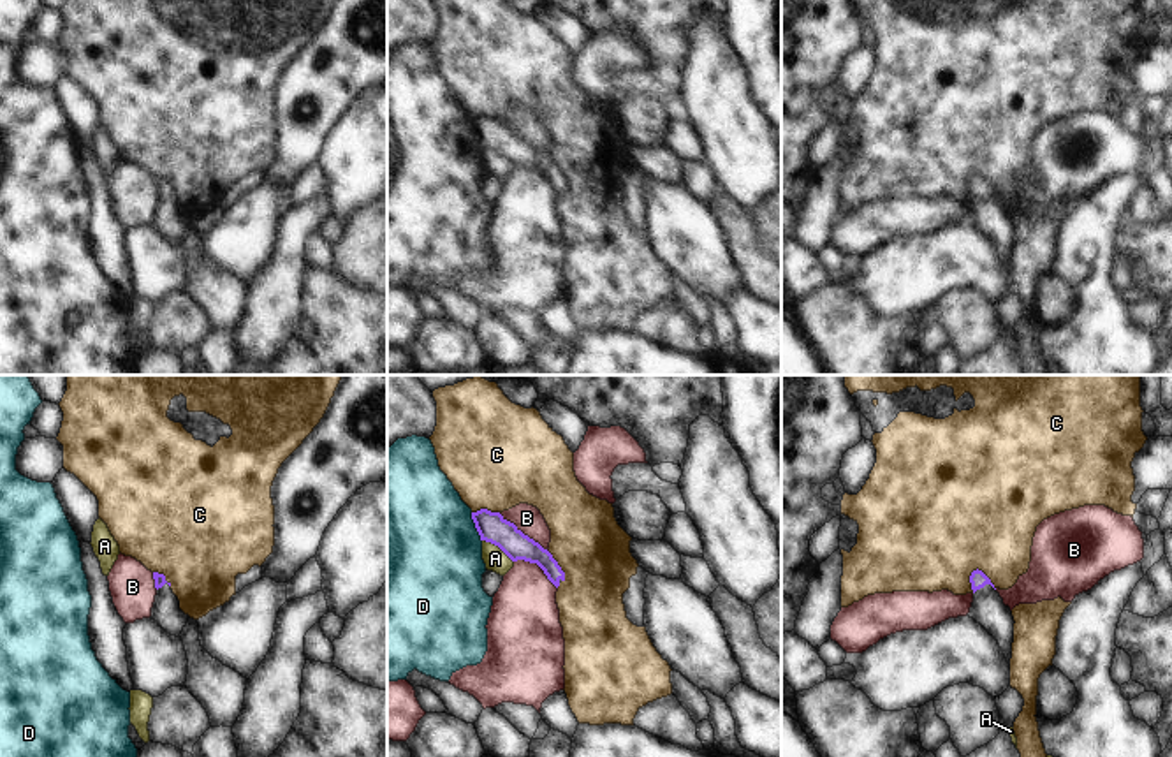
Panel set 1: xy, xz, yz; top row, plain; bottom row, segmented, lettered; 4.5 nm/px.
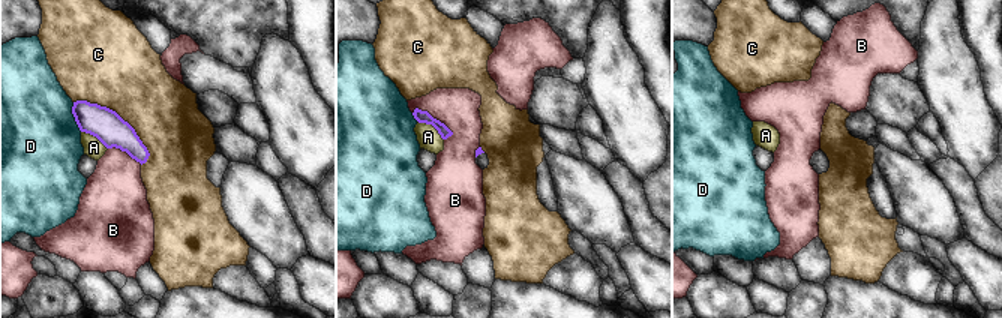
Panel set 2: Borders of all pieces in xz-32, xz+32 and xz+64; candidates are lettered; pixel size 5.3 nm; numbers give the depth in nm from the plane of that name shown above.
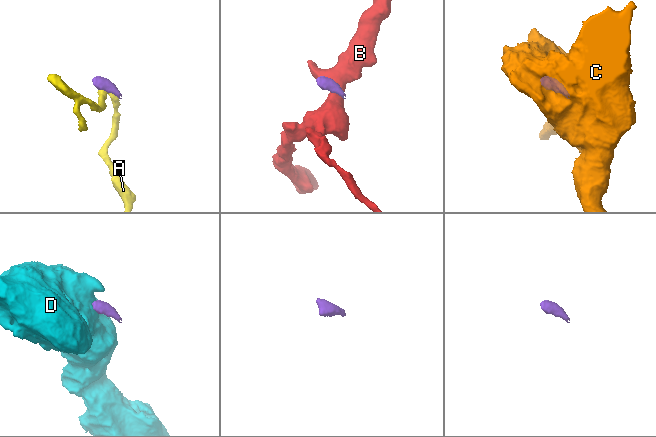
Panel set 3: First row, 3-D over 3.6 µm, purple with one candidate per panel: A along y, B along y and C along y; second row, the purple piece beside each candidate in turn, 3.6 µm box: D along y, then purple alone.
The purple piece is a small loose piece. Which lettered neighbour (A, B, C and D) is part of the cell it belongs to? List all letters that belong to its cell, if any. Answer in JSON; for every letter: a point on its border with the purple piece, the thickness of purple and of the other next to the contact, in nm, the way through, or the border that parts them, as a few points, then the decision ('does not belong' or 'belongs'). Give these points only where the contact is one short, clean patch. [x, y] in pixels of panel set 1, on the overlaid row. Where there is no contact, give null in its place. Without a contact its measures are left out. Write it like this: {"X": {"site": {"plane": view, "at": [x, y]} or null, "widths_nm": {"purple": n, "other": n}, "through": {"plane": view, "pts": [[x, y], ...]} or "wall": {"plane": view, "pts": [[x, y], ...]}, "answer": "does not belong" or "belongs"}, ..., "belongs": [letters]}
{"A": {"site": {"plane": "xz", "at": [498, 546]}, "widths_nm": {"purple": 140, "other": 100}, "wall": {"plane": "xz", "pts": [[483, 539], [495, 544], [512, 562]]}, "answer": "does not belong"}, "B": {"site": {"plane": "xz", "at": [521, 532]}, "widths_nm": {"purple": 140, "other": 120}, "wall": {"plane": "xz", "pts": [[498, 513], [548, 551]]}, "answer": "does not belong"}, "C": {"site": {"plane": "yz", "at": [984, 574]}, "widths_nm": {"purple": 80, "other": 460}, "answer": "does not belong"}, "D": {"site": {"plane": "xz", "at": [476, 527]}, "widths_nm": {"purple": 140, "other": 500}, "wall": {"plane": "xz", "pts": [[470, 513], [481, 541]]}, "answer": "does not belong"}, "belongs": []}

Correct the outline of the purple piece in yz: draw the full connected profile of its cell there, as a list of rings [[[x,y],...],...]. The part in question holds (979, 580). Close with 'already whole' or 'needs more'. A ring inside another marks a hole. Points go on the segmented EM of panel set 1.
[[[982,570],[970,576],[973,602],[968,616],[980,623],[1000,644],[1007,662],[1012,658],[1014,616],[1008,606],[994,590],[994,584]]]; needs more

